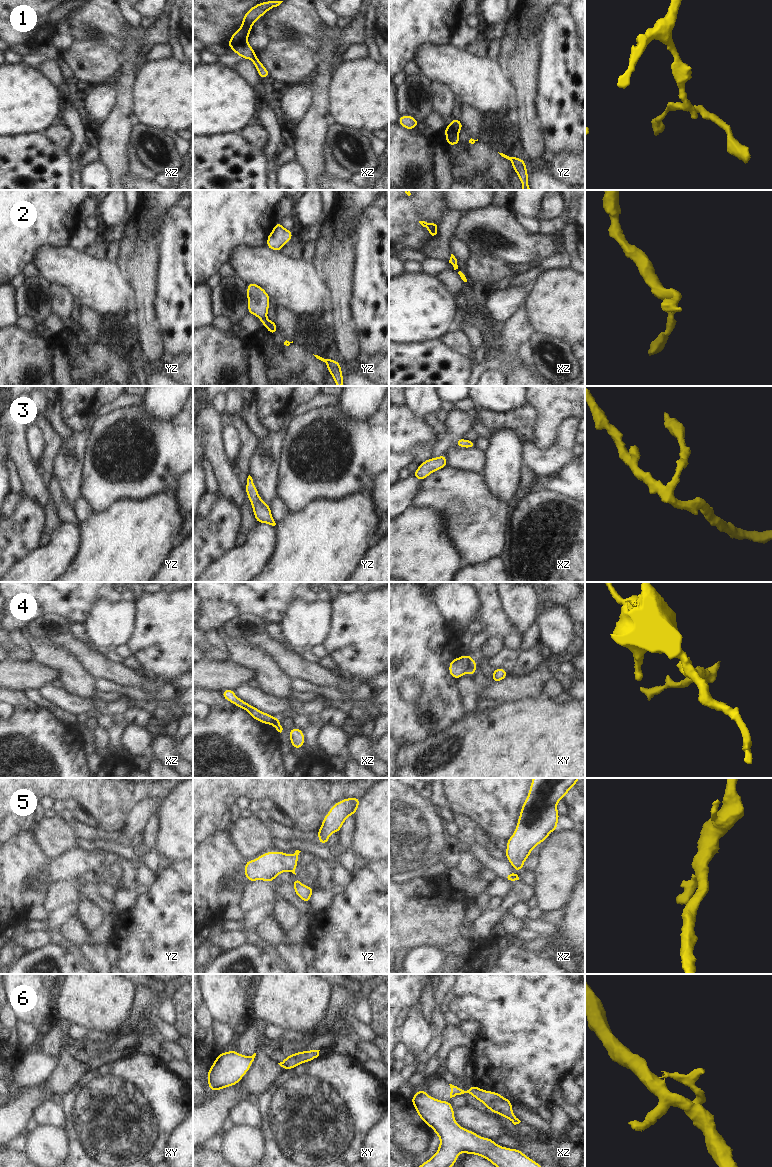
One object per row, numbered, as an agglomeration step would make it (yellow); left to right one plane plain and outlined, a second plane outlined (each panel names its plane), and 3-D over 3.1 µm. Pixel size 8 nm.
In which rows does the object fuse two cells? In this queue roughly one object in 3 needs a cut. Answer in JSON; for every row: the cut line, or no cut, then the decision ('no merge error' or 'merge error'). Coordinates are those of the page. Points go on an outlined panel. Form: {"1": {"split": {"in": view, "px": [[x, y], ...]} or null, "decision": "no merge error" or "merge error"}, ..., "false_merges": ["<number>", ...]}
{"1": {"split": {"in": "yz", "px": [[449, 124], [457, 133]]}, "decision": "merge error"}, "2": {"split": null, "decision": "no merge error"}, "3": {"split": null, "decision": "no merge error"}, "4": {"split": {"in": "xy", "px": [[473, 659], [465, 671]]}, "decision": "merge error"}, "5": {"split": {"in": "xz", "px": [[514, 874], [516, 879]]}, "decision": "merge error"}, "6": {"split": {"in": "xy", "px": [[251, 1056], [253, 1058]]}, "decision": "merge error"}, "false_merges": ["1", "4", "5", "6"]}

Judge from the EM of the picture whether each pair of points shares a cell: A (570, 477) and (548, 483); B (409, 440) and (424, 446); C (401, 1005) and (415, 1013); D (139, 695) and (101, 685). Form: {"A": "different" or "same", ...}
{"A": "same", "B": "same", "C": "different", "D": "same"}

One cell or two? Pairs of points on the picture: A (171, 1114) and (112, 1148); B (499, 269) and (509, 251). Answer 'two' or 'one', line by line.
A: one
B: two

